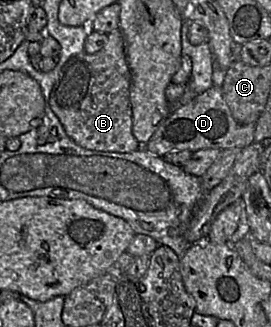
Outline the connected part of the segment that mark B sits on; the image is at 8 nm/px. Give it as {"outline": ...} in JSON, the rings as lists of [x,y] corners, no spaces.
{"outline":[[[120,30],[107,34],[104,47],[94,54],[78,53],[62,67],[47,106],[58,117],[67,135],[89,150],[127,153],[142,148],[132,133],[131,73]]]}

